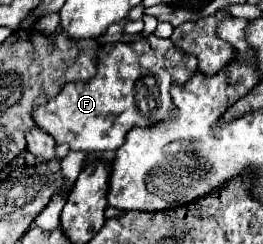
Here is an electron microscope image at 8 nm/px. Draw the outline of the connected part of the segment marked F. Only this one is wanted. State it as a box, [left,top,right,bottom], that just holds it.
[33,35,197,153]

